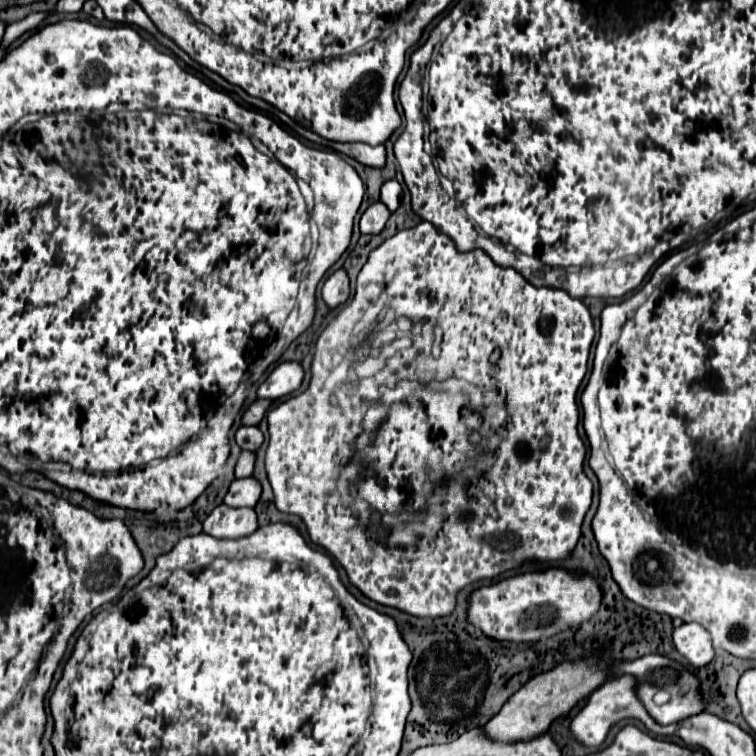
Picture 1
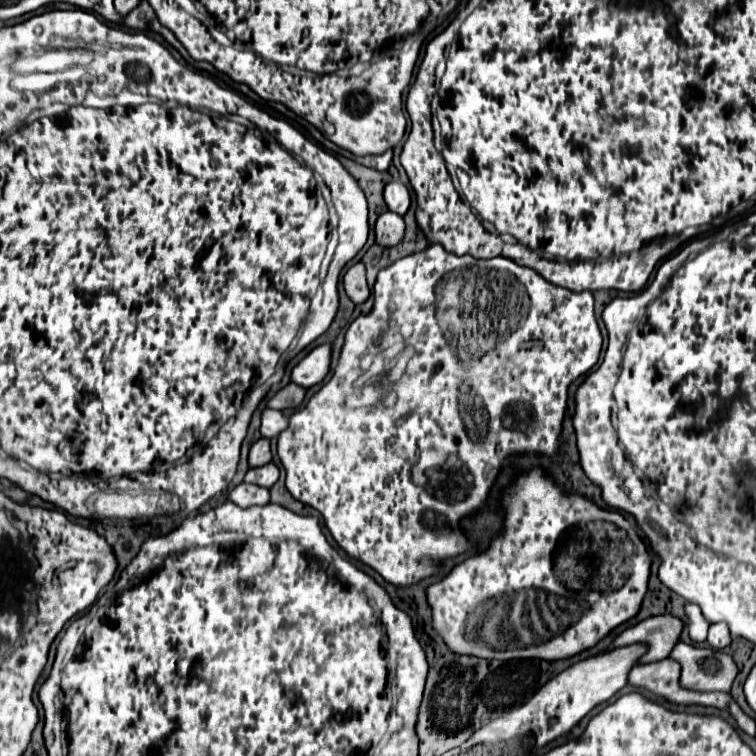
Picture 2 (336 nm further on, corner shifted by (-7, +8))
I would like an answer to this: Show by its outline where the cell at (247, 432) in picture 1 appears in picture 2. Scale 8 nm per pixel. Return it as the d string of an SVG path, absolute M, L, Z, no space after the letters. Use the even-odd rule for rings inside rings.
M266 408L262 412L262 426L260 432L264 438L276 438L284 428L288 426L288 422L284 420L284 414L280 410L270 410Z

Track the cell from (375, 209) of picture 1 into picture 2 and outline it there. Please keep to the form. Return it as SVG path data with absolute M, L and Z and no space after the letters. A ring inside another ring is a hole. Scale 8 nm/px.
M384 212L376 220L376 242L380 246L396 246L404 236L404 220L396 212Z

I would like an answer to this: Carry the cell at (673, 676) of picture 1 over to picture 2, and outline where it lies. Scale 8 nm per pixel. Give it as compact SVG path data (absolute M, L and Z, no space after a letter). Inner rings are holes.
M678 642L670 658L682 666L680 684L696 692L730 692L730 686L738 674L734 660L712 648L696 648Z

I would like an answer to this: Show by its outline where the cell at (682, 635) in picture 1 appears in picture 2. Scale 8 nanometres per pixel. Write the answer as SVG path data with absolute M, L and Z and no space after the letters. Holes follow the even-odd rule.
M718 622L718 624L712 624L710 630L708 630L708 640L706 640L714 650L722 650L730 644L730 632L728 632L728 626L724 622Z

